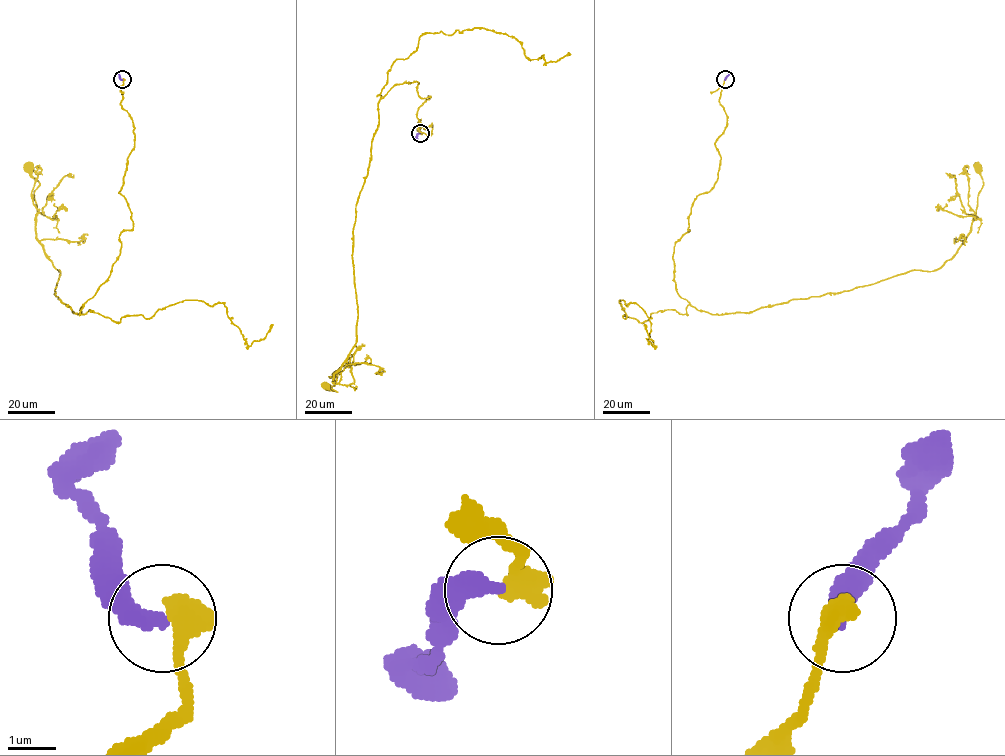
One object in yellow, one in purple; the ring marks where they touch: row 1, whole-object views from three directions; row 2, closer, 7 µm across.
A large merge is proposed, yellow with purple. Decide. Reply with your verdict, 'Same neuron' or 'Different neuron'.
Different neuron

